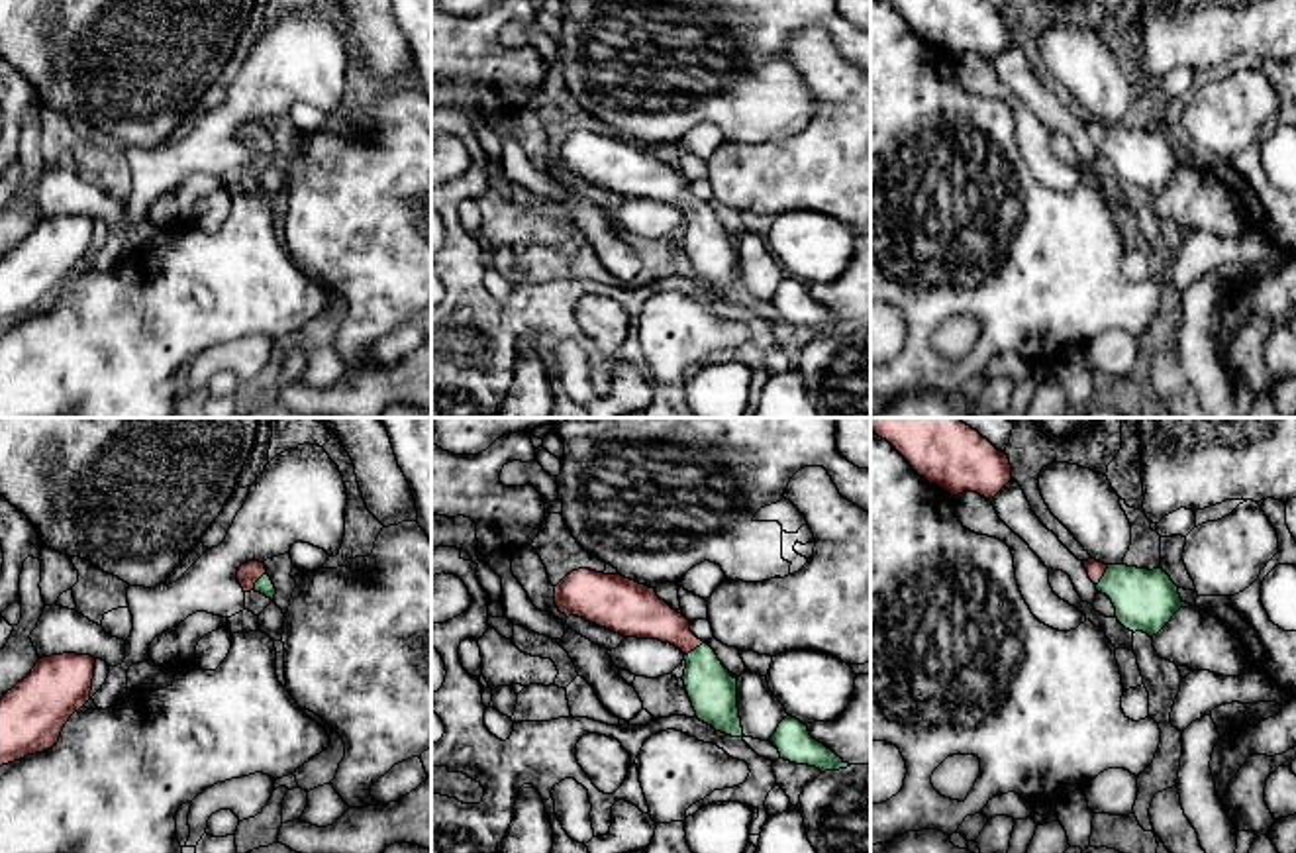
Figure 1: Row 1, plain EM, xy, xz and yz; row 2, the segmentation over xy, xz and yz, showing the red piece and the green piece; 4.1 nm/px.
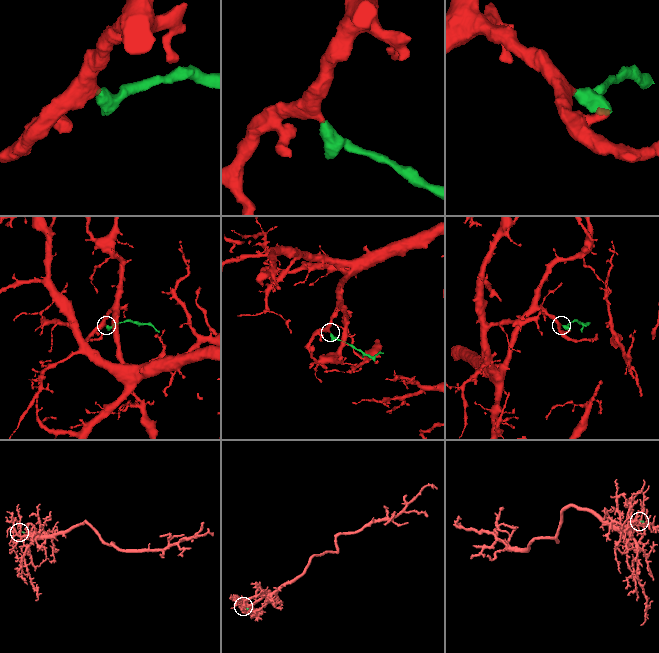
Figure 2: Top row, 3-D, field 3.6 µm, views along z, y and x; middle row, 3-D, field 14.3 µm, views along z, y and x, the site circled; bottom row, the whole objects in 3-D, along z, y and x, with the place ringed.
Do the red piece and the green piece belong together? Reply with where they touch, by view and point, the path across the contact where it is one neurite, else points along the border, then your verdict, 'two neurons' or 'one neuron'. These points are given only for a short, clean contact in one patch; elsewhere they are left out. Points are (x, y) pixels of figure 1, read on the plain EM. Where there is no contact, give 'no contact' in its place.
contact yz (1102, 136); way yz (1095, 130), (1102, 136), (1146, 161); one neuron

